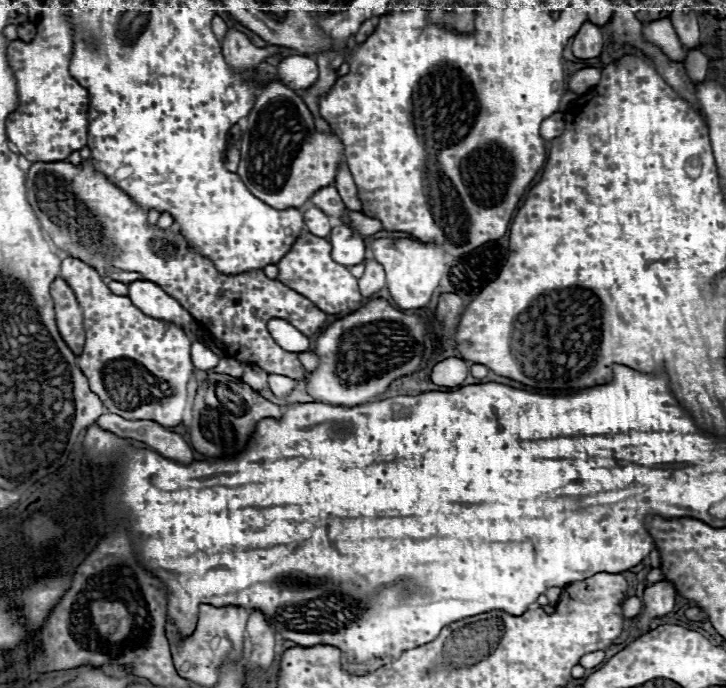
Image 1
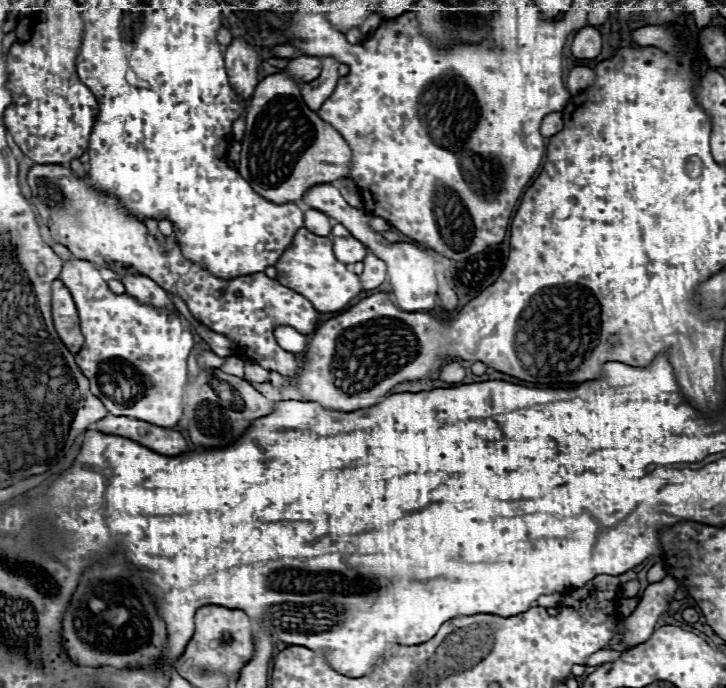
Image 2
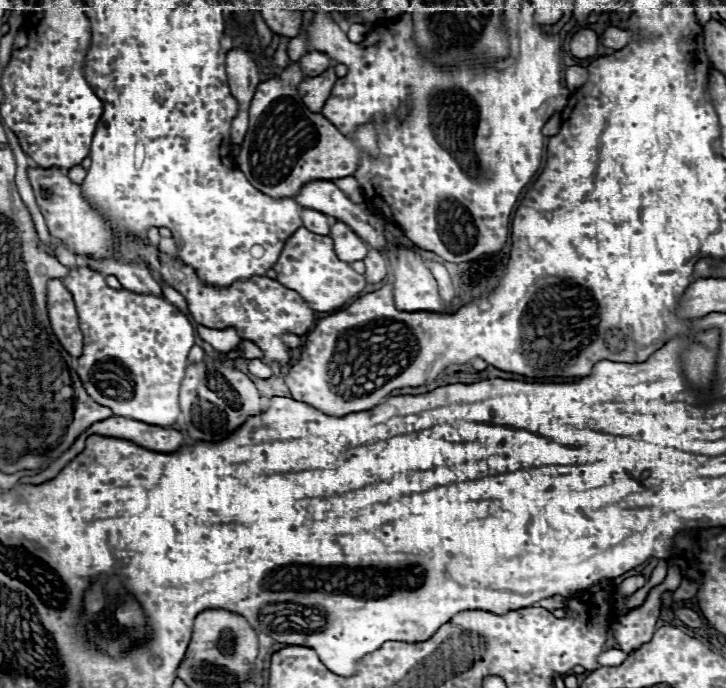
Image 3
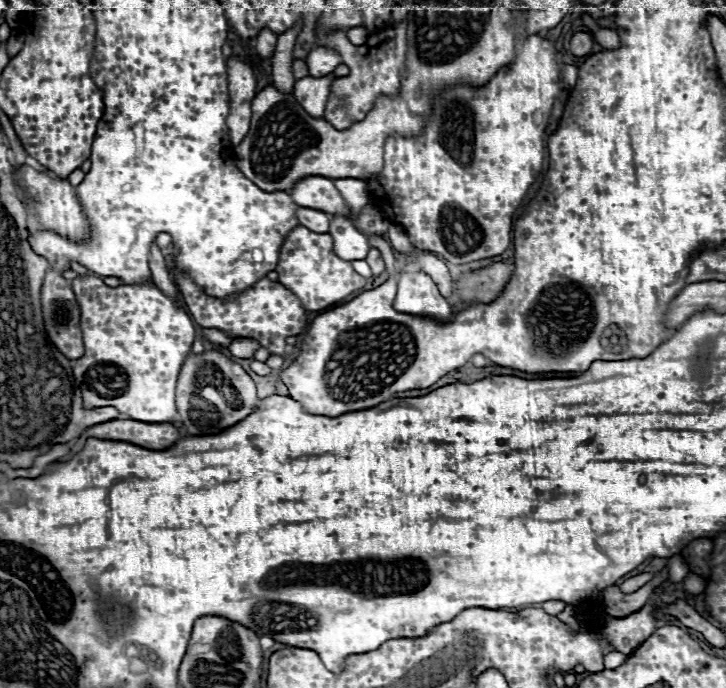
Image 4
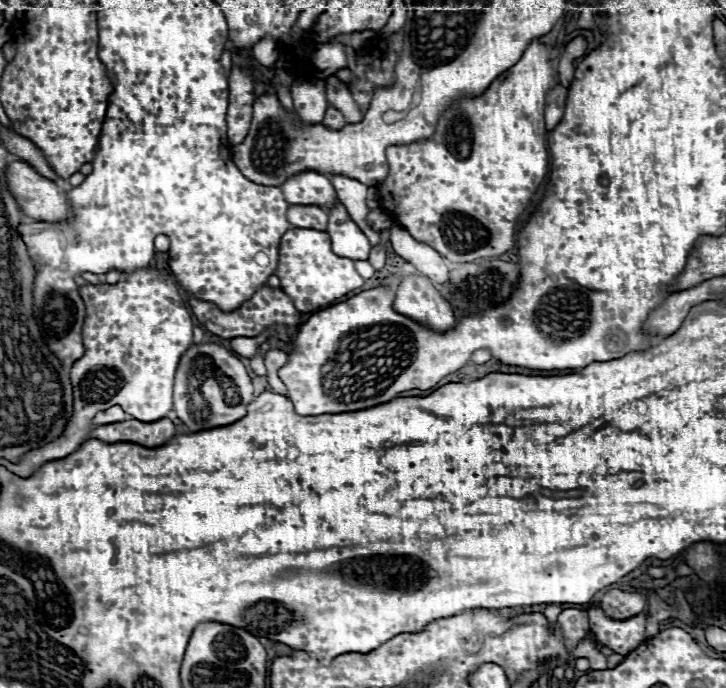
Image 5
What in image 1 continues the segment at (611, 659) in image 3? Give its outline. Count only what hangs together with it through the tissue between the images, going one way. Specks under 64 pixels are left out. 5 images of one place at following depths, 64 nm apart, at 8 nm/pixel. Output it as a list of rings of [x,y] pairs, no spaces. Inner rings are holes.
[[[598,650],[596,652],[590,652],[590,654],[586,654],[586,656],[580,660],[580,664],[582,664],[584,668],[594,668],[594,666],[598,666],[598,664],[602,663],[605,658],[605,651]]]

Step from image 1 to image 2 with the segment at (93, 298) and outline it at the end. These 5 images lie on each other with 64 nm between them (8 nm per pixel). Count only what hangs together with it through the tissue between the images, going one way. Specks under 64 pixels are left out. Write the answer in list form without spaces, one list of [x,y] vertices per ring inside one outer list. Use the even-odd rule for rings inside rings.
[[[86,260],[64,262],[60,280],[72,292],[80,314],[84,346],[76,354],[76,364],[80,366],[82,374],[90,380],[90,392],[104,402],[110,414],[130,416],[156,426],[176,426],[182,416],[182,392],[188,374],[186,360],[190,350],[194,348],[194,338],[186,320],[180,314],[170,312],[166,308],[140,304],[136,298],[128,294],[114,294],[102,280],[100,272],[92,268]]]

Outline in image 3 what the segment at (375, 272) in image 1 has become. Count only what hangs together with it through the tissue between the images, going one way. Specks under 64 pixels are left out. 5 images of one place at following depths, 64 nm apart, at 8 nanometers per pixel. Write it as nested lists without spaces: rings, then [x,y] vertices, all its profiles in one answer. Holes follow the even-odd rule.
[[[370,250],[368,256],[364,258],[364,264],[366,264],[366,280],[370,284],[376,284],[386,276],[386,262],[378,250]]]

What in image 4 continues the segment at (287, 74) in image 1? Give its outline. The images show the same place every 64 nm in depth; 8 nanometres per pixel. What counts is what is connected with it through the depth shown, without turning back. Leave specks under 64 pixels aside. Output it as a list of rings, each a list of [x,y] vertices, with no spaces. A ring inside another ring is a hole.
[[[316,46],[306,56],[306,64],[308,64],[310,76],[322,78],[322,76],[334,72],[334,68],[342,64],[342,56],[336,50],[330,50],[330,48],[324,48],[324,46]]]

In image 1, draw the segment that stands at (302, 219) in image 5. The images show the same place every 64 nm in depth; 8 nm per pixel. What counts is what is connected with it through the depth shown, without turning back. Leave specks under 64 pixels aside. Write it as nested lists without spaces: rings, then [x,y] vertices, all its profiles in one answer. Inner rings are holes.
[[[316,206],[306,208],[304,222],[306,222],[308,232],[312,232],[314,236],[320,236],[320,238],[326,238],[332,230],[332,218],[326,216],[322,210],[318,210]]]

